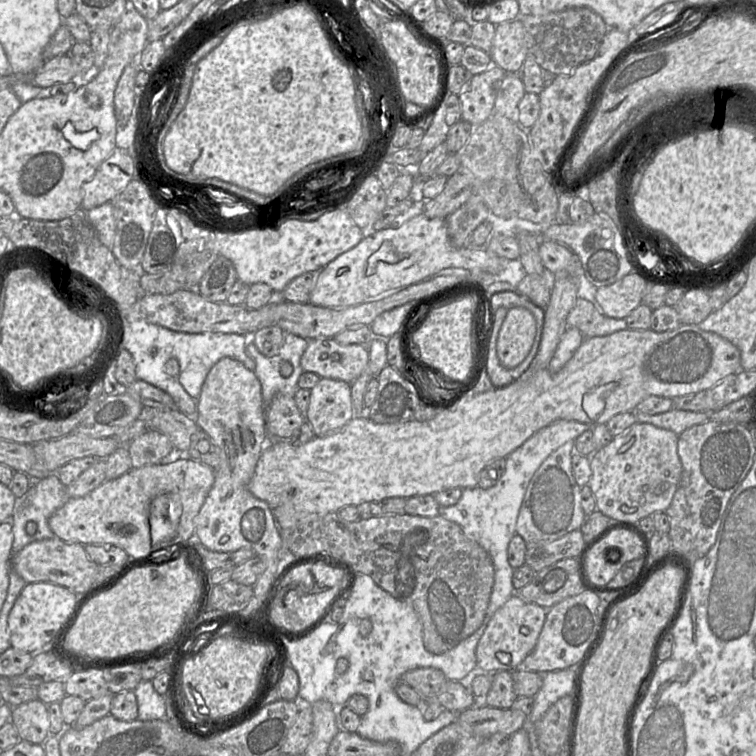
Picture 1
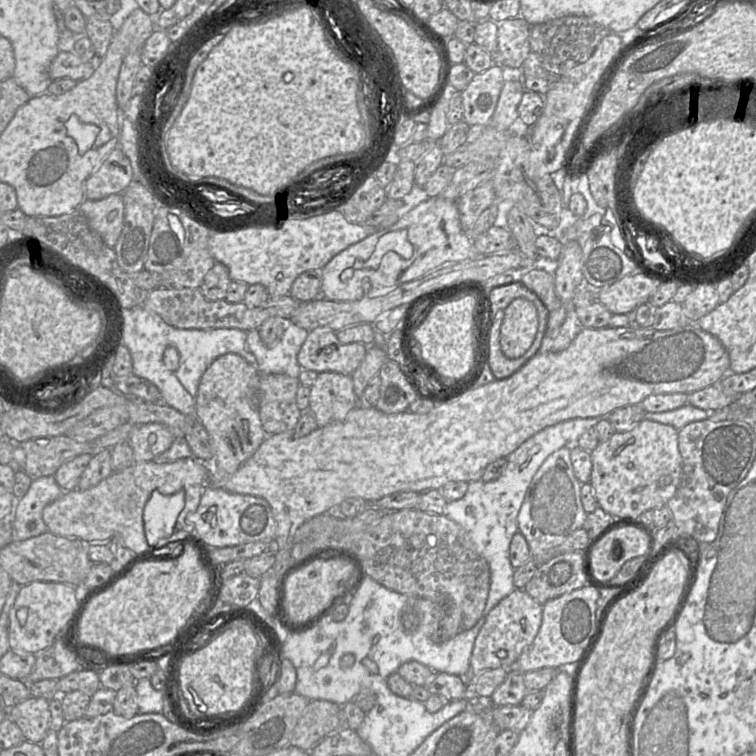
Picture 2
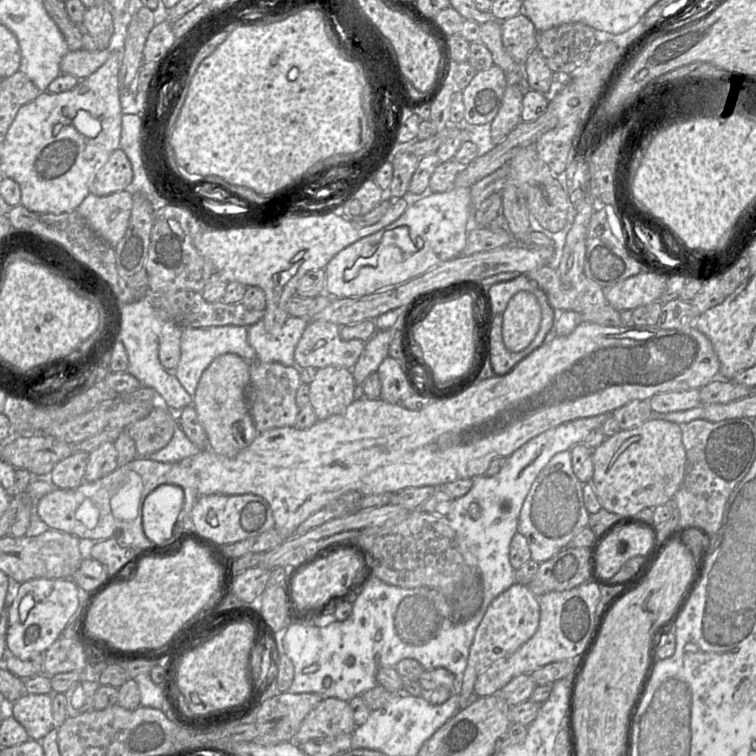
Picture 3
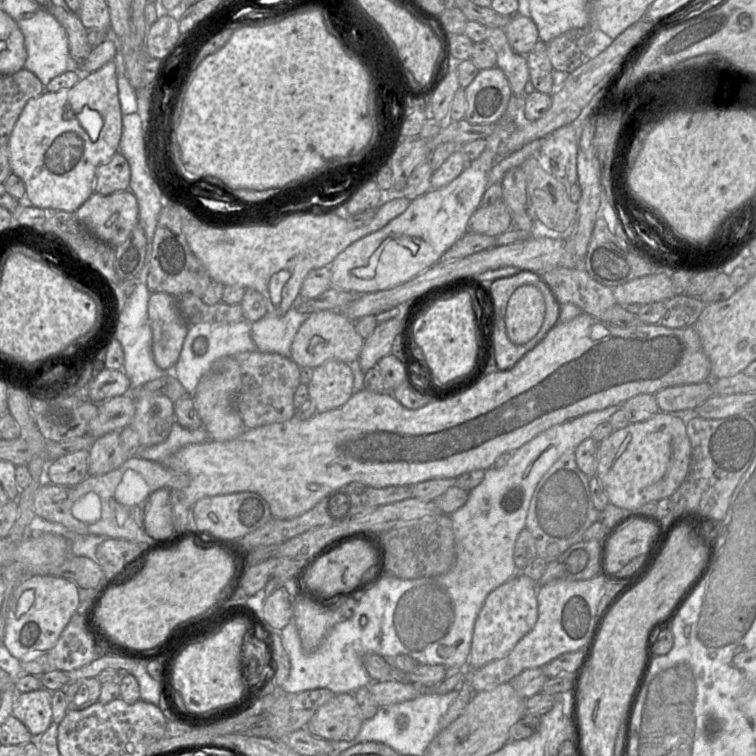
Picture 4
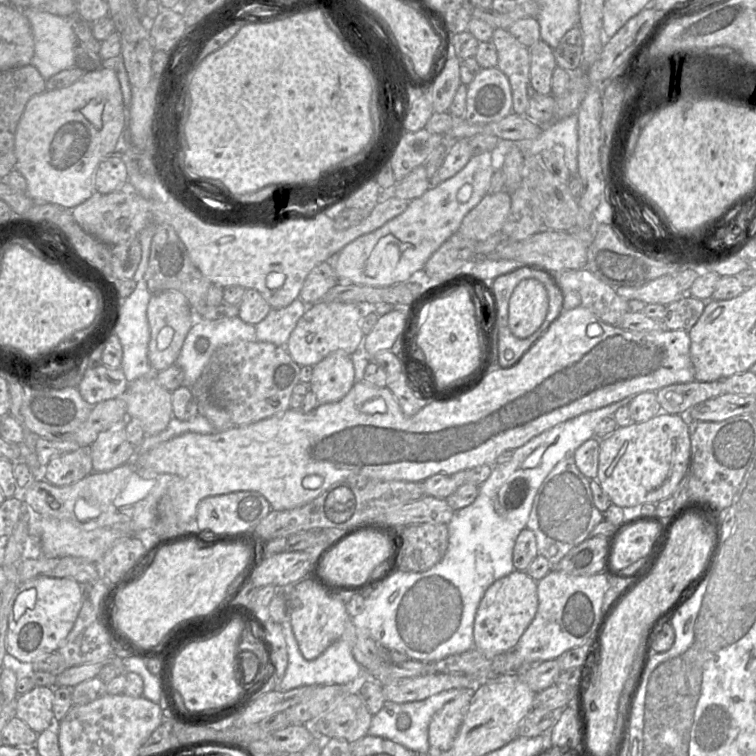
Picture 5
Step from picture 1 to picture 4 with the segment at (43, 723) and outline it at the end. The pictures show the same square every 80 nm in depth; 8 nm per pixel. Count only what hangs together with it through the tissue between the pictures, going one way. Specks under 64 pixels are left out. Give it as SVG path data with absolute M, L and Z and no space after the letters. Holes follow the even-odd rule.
M41 688L27 693L17 693L12 715L29 729L34 739L37 739L53 722L52 692Z

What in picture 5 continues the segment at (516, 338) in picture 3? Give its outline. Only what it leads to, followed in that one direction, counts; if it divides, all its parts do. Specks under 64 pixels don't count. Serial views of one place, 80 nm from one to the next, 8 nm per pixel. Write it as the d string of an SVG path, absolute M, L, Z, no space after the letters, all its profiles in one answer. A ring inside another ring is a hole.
M533 278L522 280L512 292L508 305L508 326L518 339L534 334L548 313L548 295L544 285Z

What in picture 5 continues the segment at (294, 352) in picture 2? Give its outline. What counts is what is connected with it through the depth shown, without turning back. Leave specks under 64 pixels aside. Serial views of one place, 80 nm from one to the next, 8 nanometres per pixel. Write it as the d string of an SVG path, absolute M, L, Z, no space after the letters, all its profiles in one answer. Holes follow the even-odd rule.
M300 298L281 309L271 309L268 315L255 325L257 341L286 347L291 332L307 309Z

